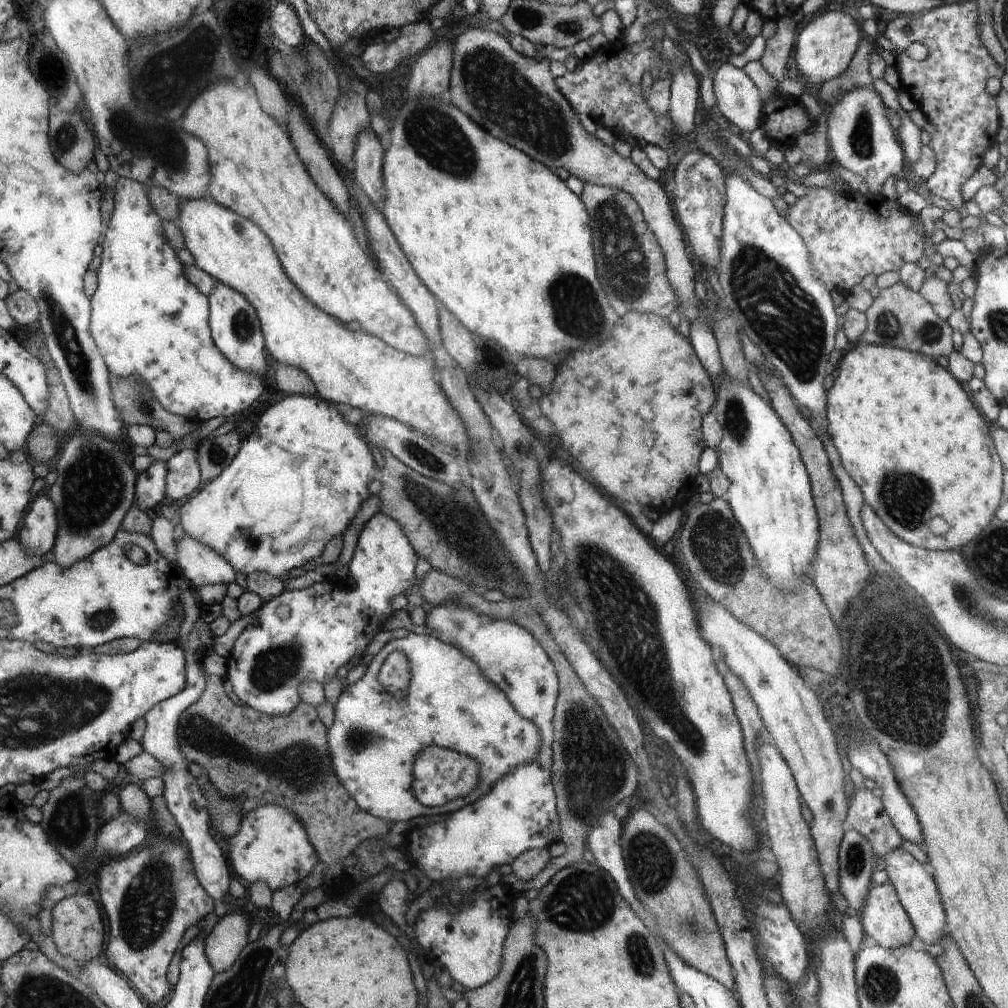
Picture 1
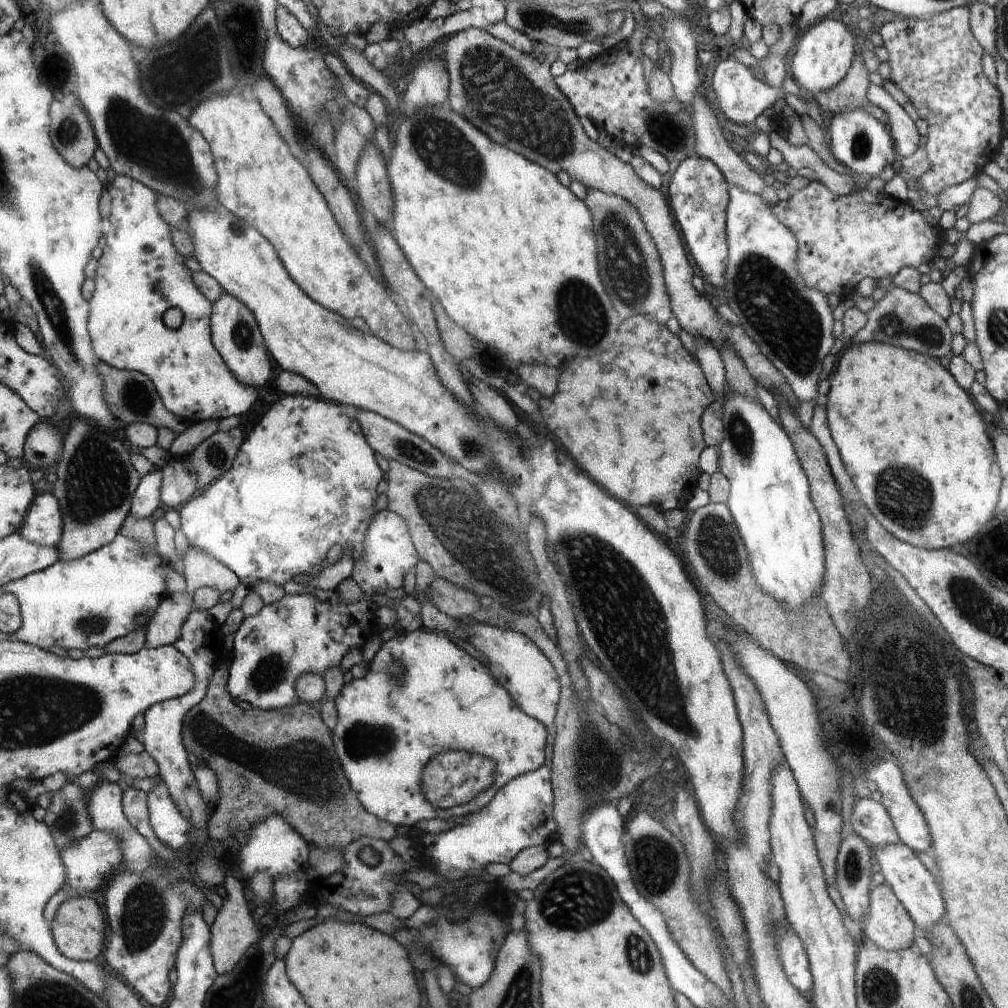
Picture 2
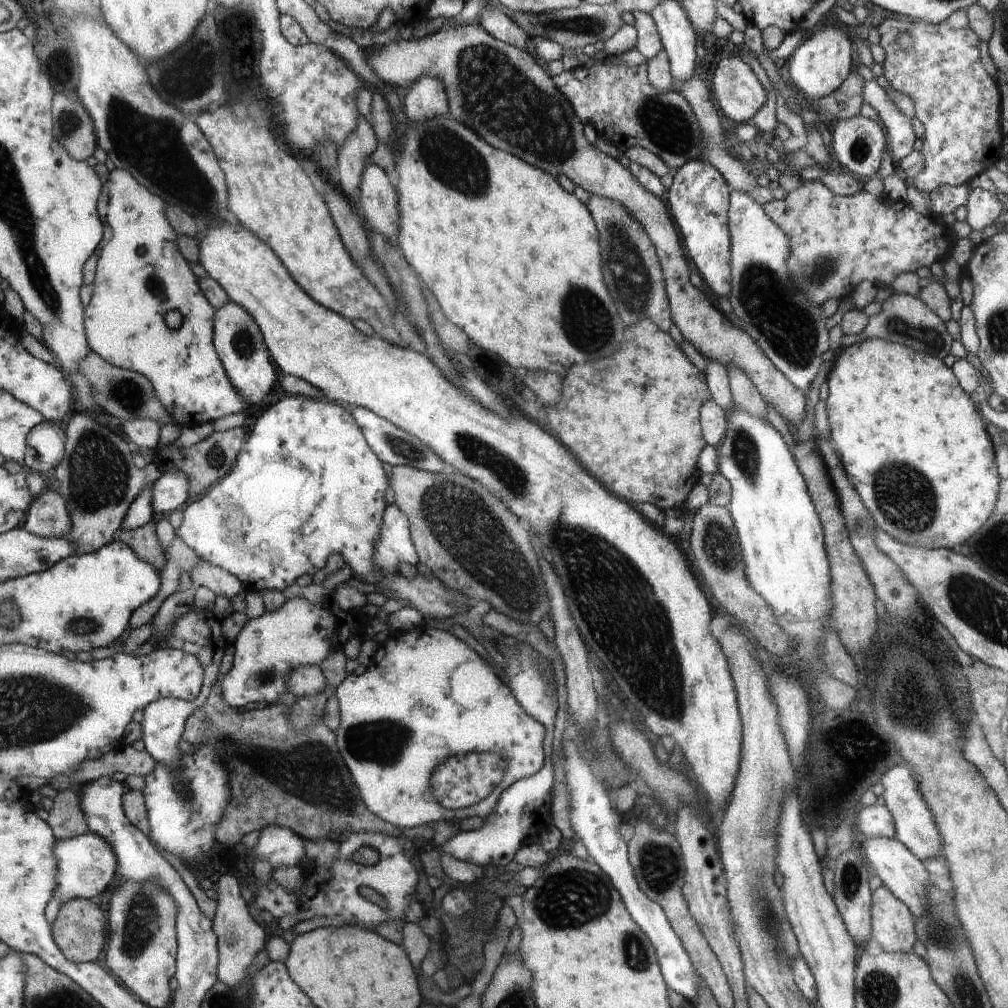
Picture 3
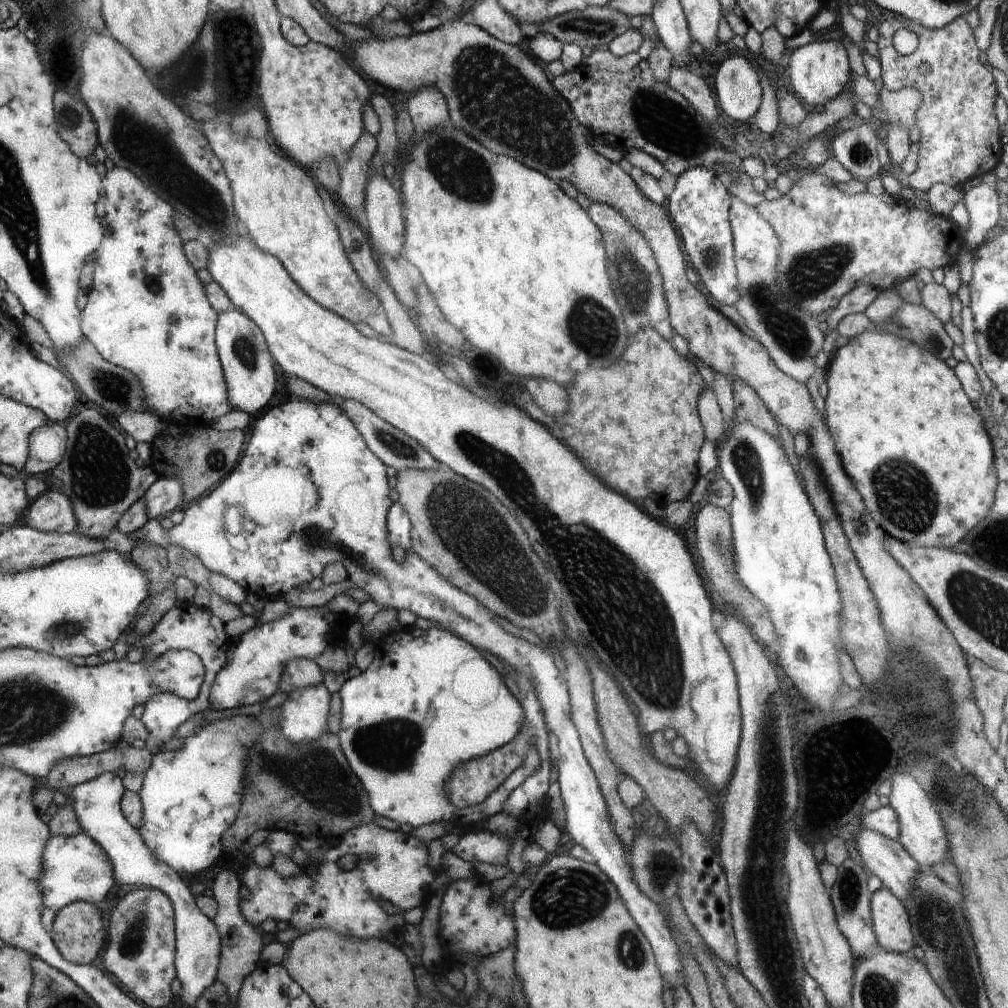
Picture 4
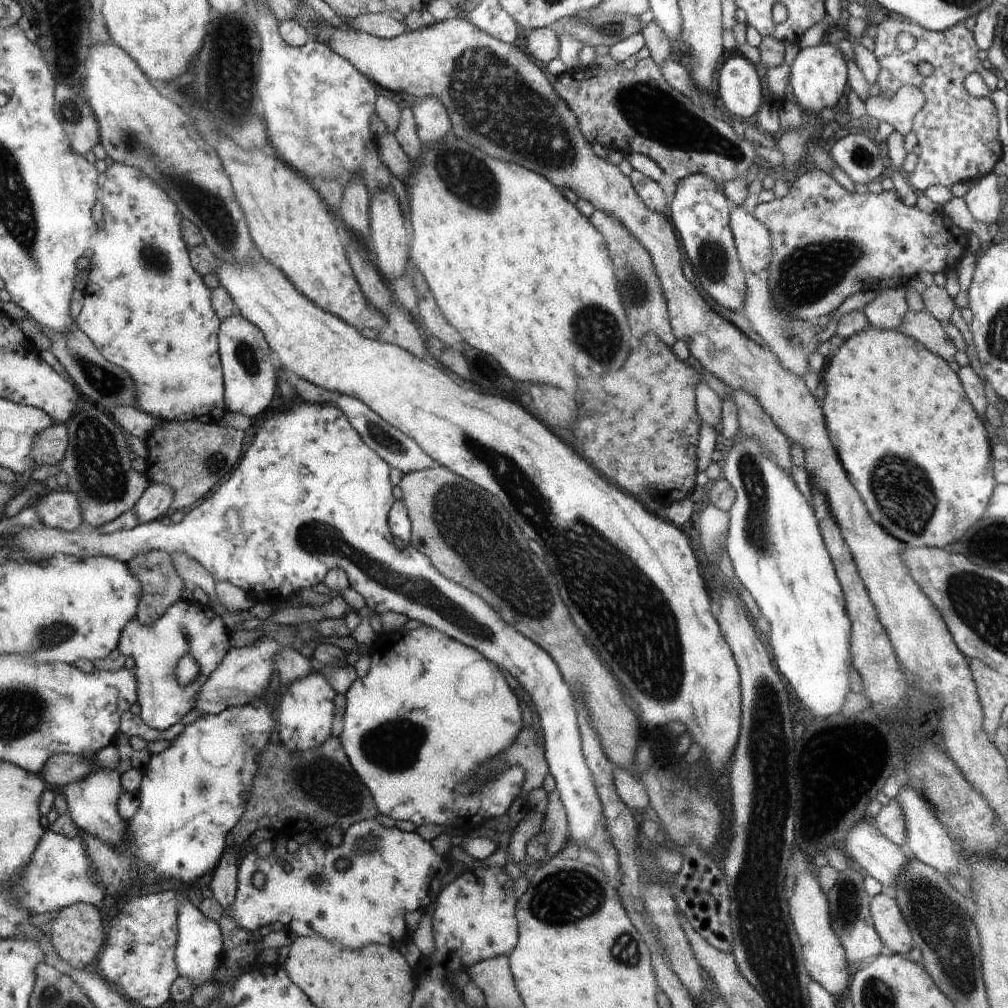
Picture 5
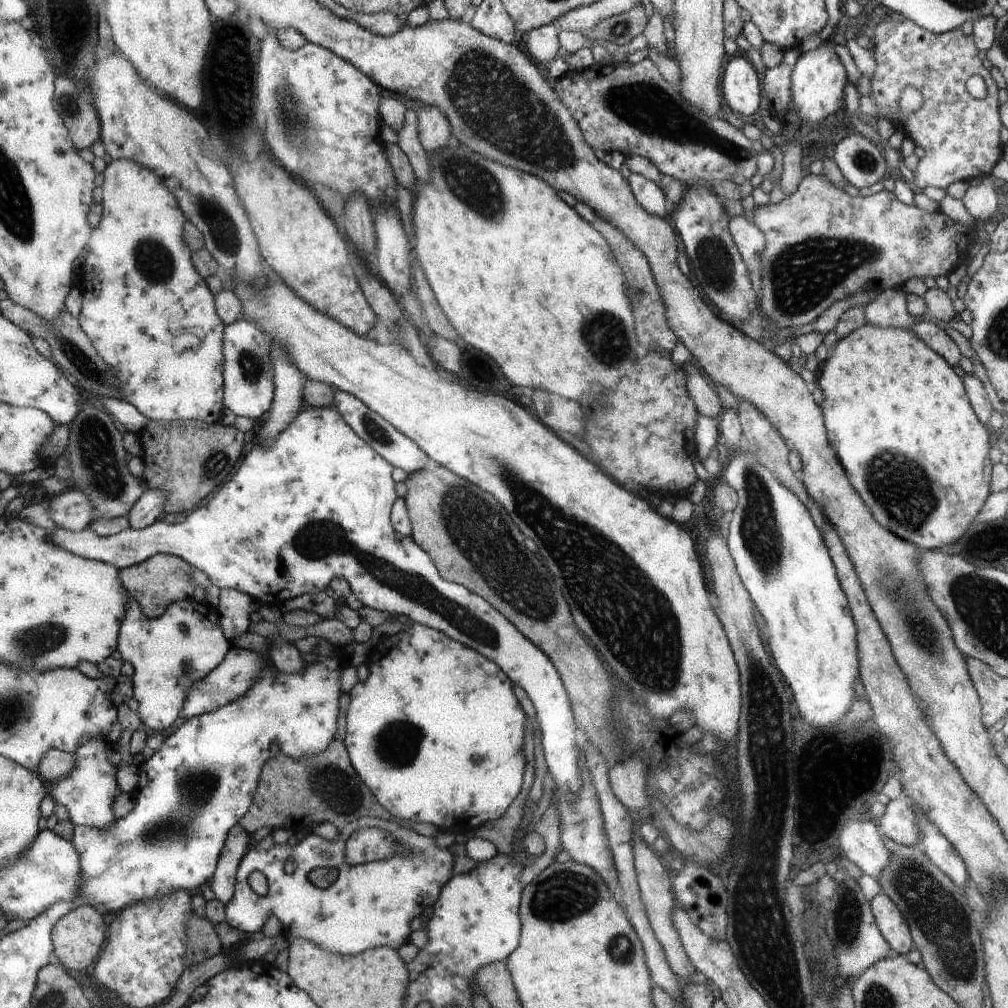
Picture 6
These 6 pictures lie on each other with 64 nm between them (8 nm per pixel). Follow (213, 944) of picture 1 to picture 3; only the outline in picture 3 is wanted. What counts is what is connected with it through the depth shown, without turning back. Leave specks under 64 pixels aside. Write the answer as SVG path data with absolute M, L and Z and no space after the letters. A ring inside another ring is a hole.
M230 873L221 874L215 881L218 888L217 911L211 920L216 934L216 948L218 948L217 979L227 986L238 986L245 978L248 966L252 966L254 956L266 946L266 932L248 914L248 905L240 893L238 879Z

